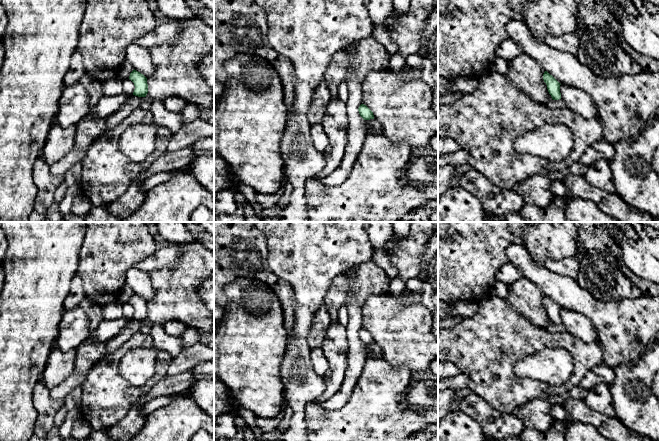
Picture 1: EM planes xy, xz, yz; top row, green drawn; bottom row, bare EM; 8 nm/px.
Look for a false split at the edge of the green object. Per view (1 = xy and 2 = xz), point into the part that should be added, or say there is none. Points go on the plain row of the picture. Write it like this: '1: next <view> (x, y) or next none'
1: next none
2: next none

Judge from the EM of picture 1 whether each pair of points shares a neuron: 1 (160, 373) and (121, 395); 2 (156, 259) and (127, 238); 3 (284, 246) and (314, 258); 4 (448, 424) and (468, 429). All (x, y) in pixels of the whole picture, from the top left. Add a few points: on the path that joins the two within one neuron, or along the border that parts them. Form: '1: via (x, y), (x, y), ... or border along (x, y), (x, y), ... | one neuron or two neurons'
1: via (150, 383), (143, 390), (131, 393) | one neuron
2: border along (157, 247), (150, 255), (133, 266) | two neurons
3: via (291, 246), (302, 246), (307, 251) | one neuron
4: via (453, 429), (463, 429) | one neuron

